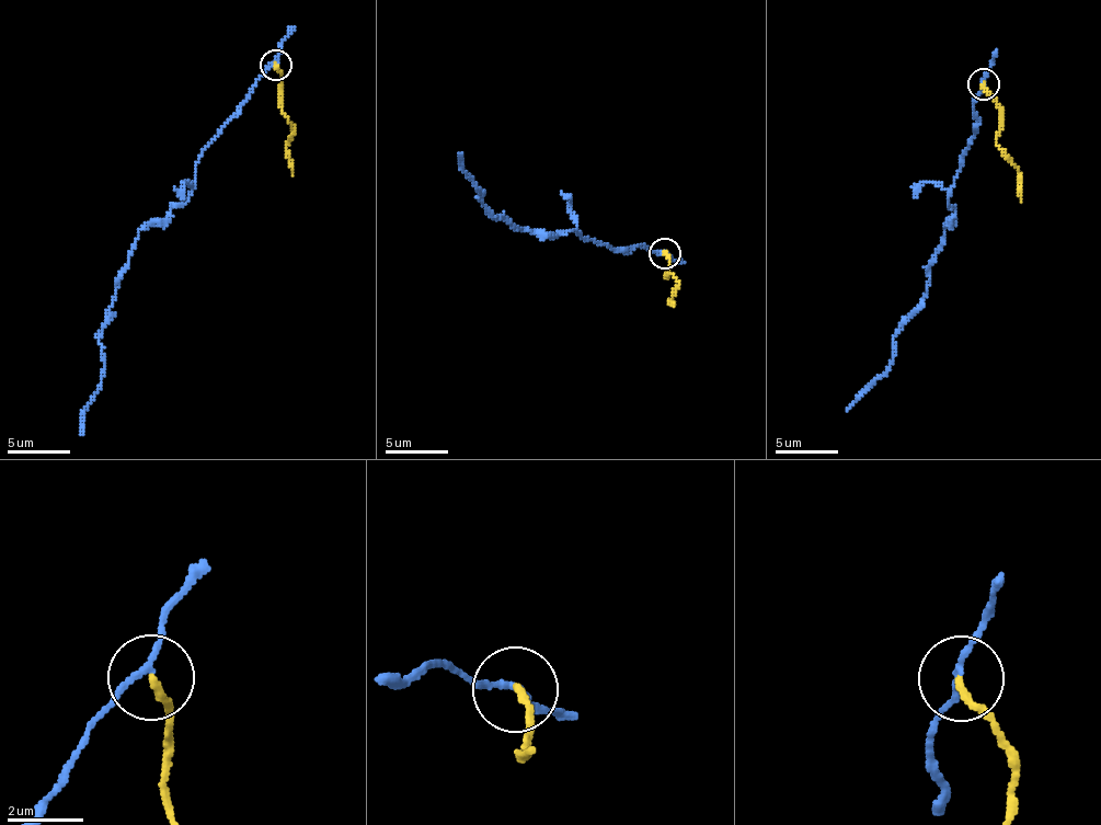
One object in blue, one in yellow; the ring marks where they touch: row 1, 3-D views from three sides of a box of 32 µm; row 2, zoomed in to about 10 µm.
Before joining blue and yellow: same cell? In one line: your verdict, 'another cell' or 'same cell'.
another cell

